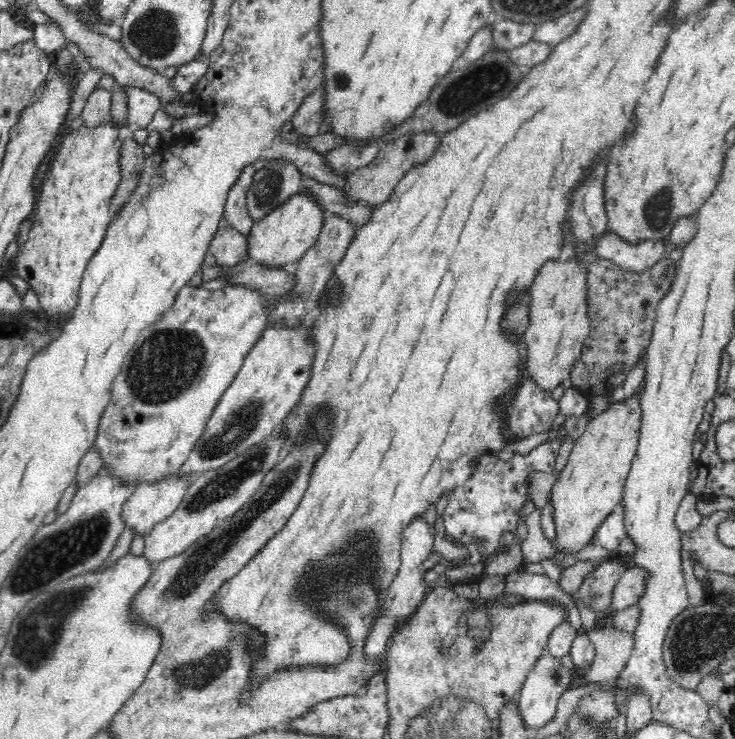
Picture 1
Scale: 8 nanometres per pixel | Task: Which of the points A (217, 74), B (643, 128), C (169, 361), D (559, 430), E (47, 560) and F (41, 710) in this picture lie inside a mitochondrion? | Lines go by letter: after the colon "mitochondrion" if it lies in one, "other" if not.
A: other
B: other
C: mitochondrion
D: other
E: mitochondrion
F: other

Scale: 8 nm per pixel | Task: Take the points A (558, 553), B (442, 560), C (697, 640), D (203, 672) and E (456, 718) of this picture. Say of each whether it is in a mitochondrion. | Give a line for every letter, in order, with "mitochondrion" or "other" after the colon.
A: other
B: other
C: mitochondrion
D: mitochondrion
E: mitochondrion

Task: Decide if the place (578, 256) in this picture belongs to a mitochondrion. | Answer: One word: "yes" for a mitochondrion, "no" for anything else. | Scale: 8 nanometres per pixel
no

